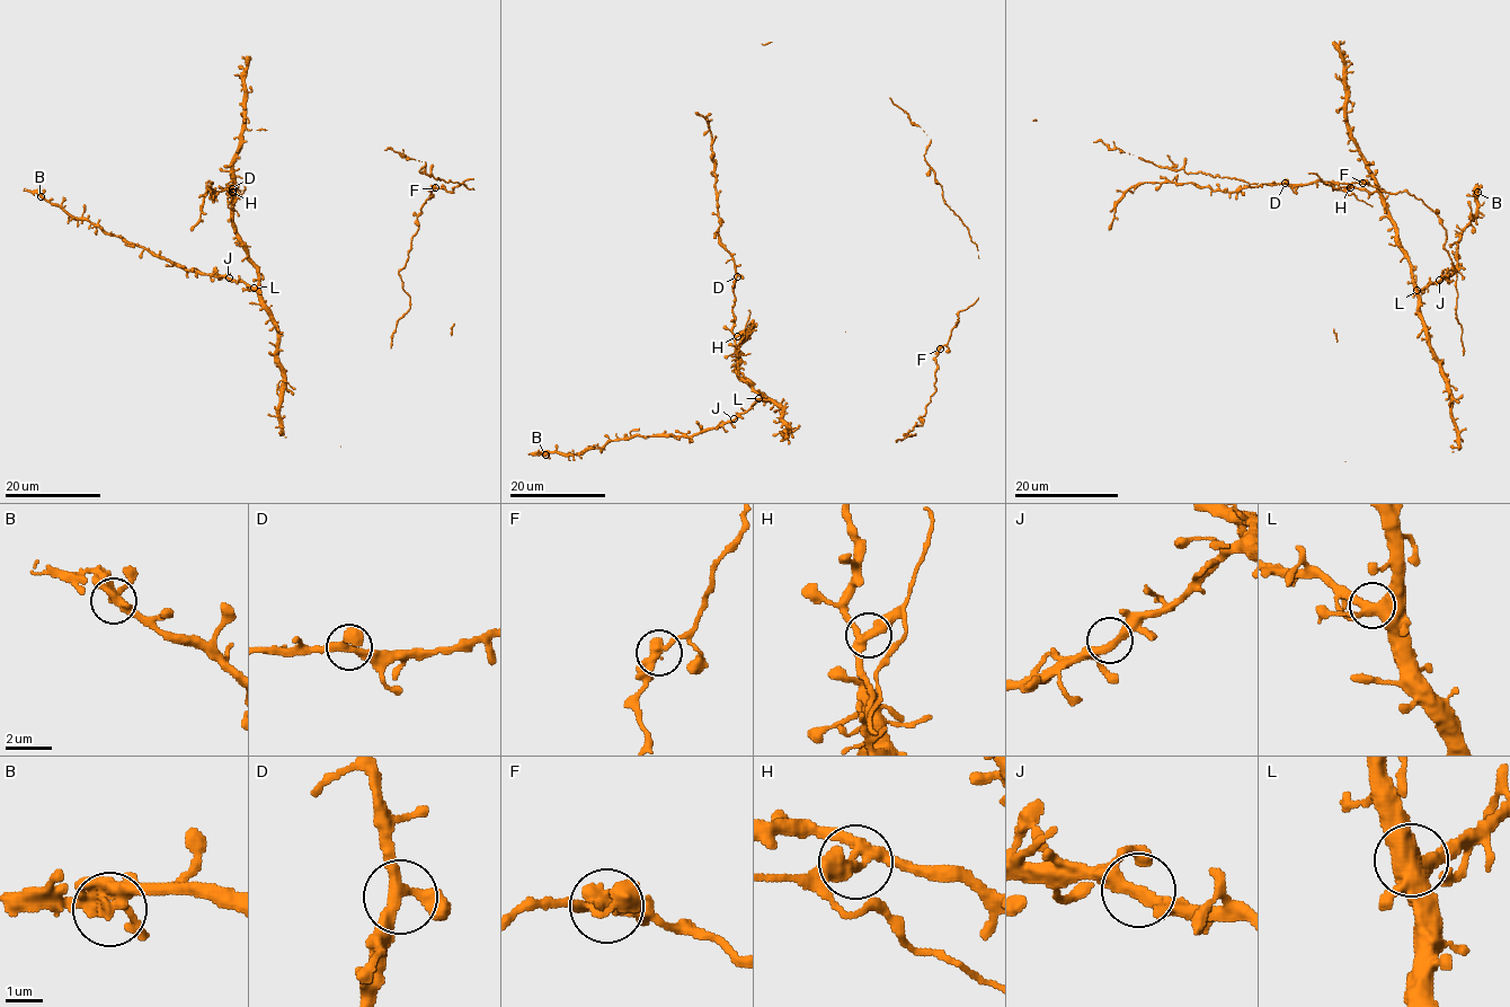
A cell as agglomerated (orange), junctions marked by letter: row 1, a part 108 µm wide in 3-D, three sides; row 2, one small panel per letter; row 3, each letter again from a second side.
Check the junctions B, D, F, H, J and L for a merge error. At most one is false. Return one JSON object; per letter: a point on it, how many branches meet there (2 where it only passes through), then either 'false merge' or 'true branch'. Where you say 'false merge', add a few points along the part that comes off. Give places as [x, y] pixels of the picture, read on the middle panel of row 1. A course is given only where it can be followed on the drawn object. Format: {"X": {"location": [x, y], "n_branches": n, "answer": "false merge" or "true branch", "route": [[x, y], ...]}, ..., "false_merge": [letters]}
{"B": {"location": [545, 455], "n_branches": 3, "answer": "true branch"}, "D": {"location": [737, 276], "n_branches": 3, "answer": "true branch"}, "F": {"location": [940, 349], "n_branches": 3, "answer": "true branch"}, "H": {"location": [737, 336], "n_branches": 3, "answer": "false merge", "route": [[737, 336], [743, 333], [744, 336], [738, 344], [738, 356]]}, "J": {"location": [734, 418], "n_branches": 3, "answer": "true branch"}, "L": {"location": [758, 398], "n_branches": 3, "answer": "true branch"}, "false_merge": ["H"]}

